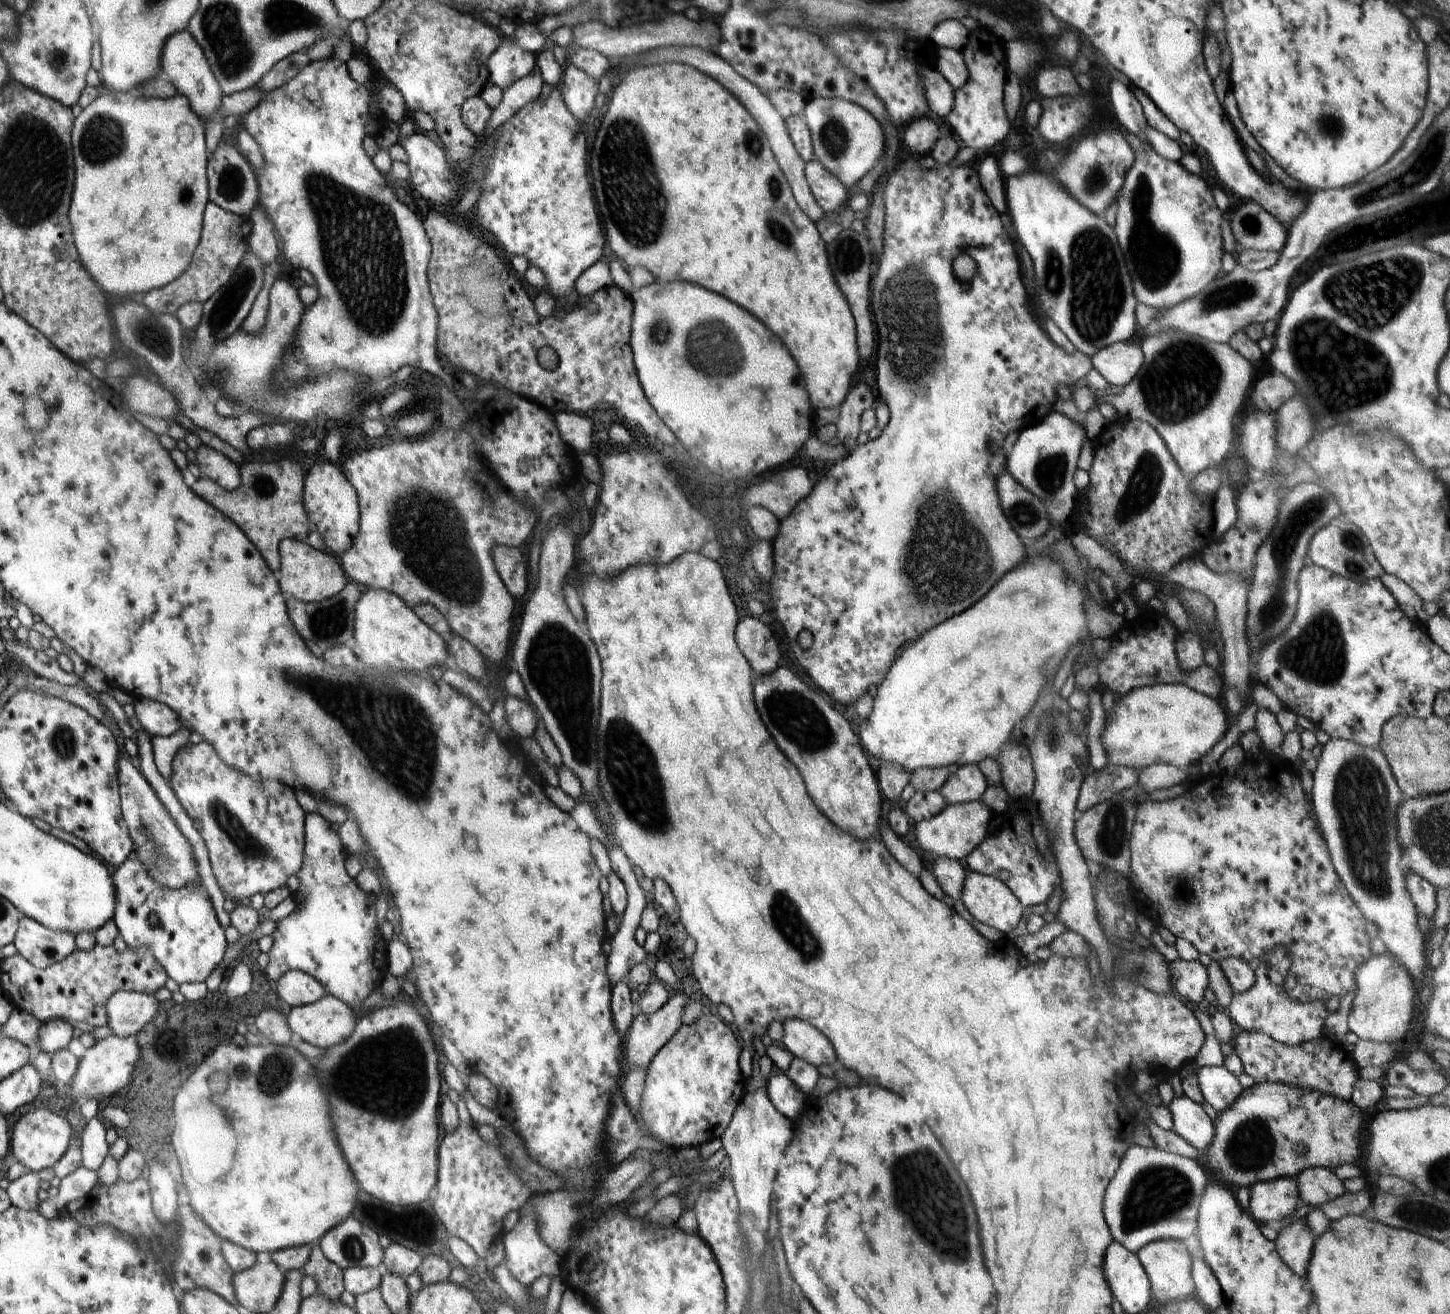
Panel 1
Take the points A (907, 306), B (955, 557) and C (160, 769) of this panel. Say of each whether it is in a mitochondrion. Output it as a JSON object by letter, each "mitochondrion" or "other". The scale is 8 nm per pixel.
{"A":"mitochondrion","B":"mitochondrion","C":"other"}

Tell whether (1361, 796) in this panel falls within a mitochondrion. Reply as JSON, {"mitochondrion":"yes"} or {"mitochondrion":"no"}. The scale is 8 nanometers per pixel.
{"mitochondrion":"yes"}

